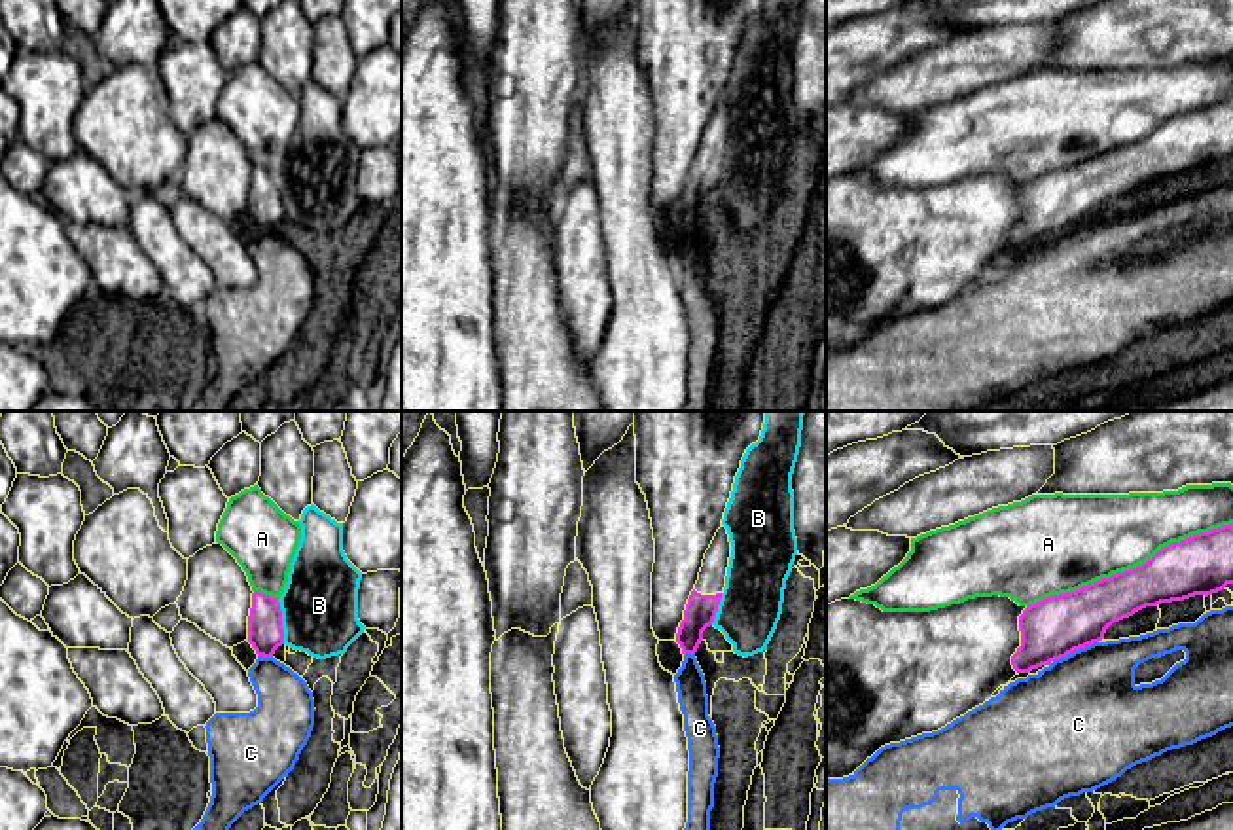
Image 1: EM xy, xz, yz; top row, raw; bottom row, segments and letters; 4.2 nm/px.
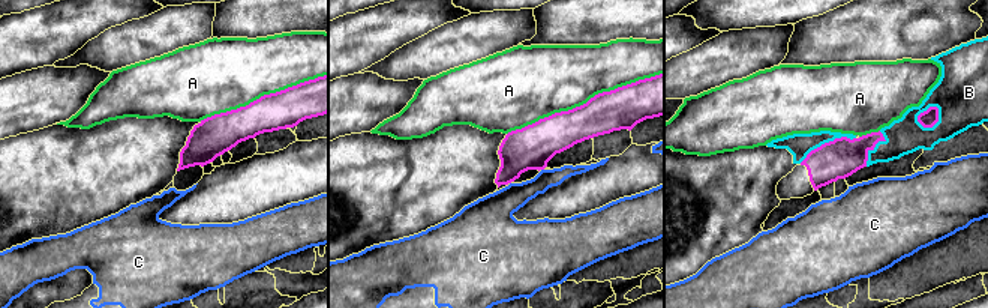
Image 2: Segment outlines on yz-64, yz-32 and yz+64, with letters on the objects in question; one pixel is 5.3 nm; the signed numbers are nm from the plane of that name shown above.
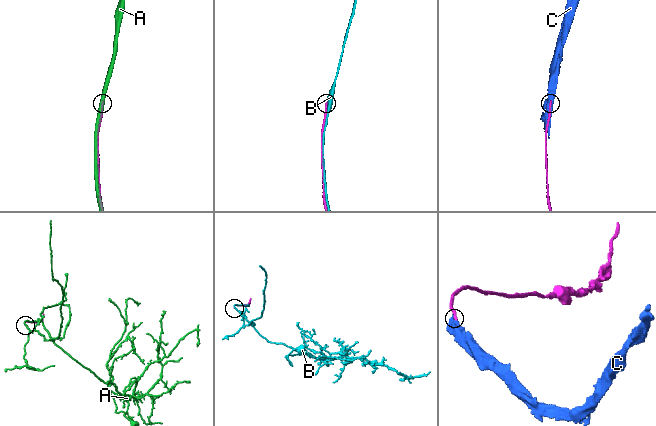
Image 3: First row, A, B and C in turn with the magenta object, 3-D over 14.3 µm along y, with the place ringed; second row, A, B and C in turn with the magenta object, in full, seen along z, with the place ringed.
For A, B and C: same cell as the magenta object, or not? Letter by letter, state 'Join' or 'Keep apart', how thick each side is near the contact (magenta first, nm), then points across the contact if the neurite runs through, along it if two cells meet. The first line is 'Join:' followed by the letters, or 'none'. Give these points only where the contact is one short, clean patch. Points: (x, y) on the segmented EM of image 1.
Join: none
A: Keep apart. Thickness 240 nm (magenta) against 380 nm
B: Keep apart. Thickness 150 nm (magenta) against 320 nm
C: Keep apart. Thickness 260 nm (magenta) against 460 nm. Boundary: yz (1097, 641), (1074, 649), (1054, 662)

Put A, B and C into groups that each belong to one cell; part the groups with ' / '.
A / B / C

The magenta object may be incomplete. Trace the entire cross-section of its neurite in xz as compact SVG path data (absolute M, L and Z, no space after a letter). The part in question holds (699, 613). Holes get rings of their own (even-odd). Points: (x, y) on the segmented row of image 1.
M722 525L705 553L699 580L688 599L684 620L676 633L682 654L695 654L703 641L703 631L714 623L725 587L729 557L731 542L727 529Z

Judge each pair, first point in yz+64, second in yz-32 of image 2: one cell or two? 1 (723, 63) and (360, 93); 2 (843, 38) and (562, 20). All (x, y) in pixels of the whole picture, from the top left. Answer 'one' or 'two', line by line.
1: two
2: one

